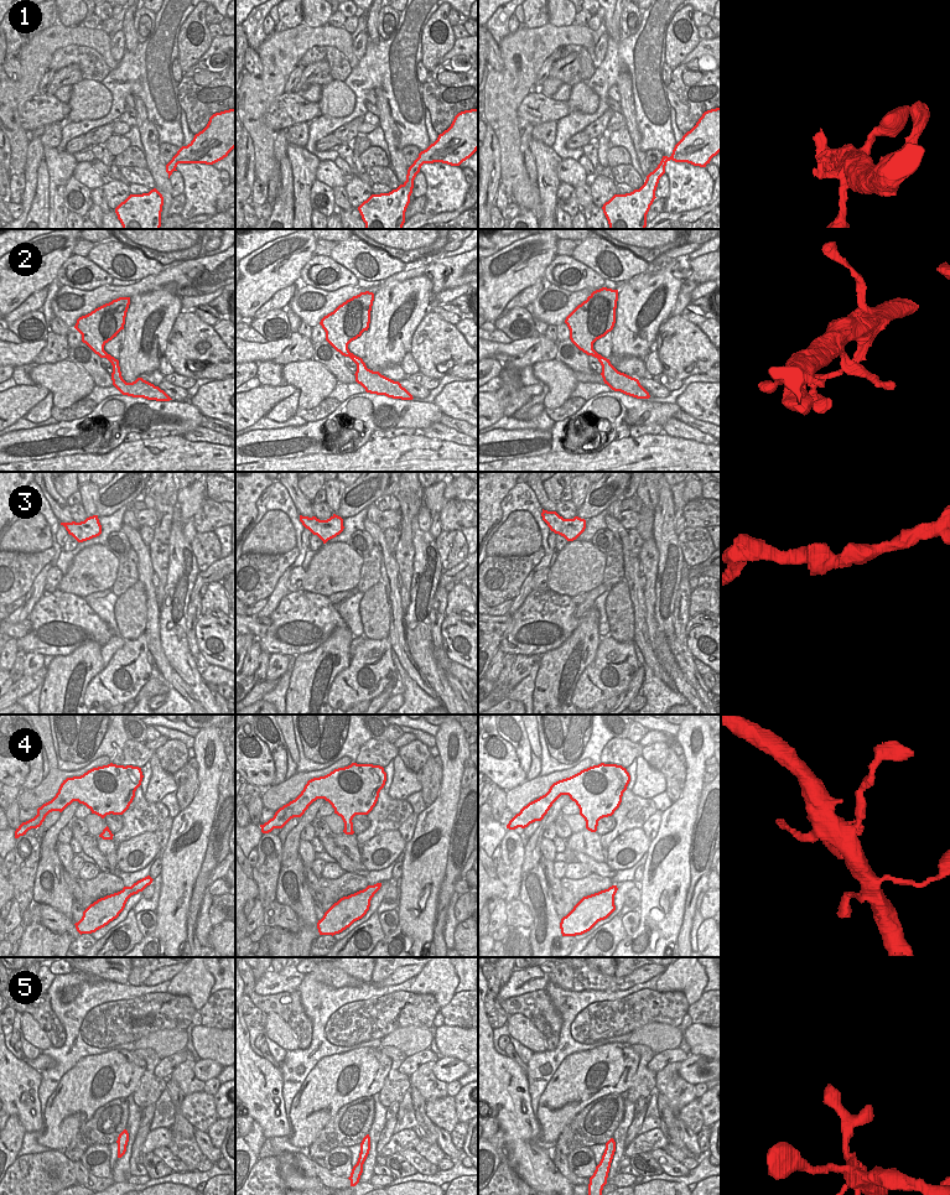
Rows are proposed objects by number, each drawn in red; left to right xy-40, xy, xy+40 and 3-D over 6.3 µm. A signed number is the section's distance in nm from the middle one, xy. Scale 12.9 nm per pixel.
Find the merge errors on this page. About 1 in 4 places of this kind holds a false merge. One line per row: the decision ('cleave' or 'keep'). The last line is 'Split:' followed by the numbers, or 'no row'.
1: keep
2: keep
3: keep
4: keep
5: keep
Split: no row

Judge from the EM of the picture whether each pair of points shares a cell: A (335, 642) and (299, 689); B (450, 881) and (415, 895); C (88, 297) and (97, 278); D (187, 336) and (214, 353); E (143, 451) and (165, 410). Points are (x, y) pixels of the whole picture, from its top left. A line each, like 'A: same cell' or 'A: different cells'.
A: same cell
B: different cells
C: different cells
D: same cell
E: different cells

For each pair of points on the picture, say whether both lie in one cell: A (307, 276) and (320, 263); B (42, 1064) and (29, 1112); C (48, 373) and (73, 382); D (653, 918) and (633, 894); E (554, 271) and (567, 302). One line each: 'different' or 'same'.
A: same
B: different
C: same
D: different
E: different

